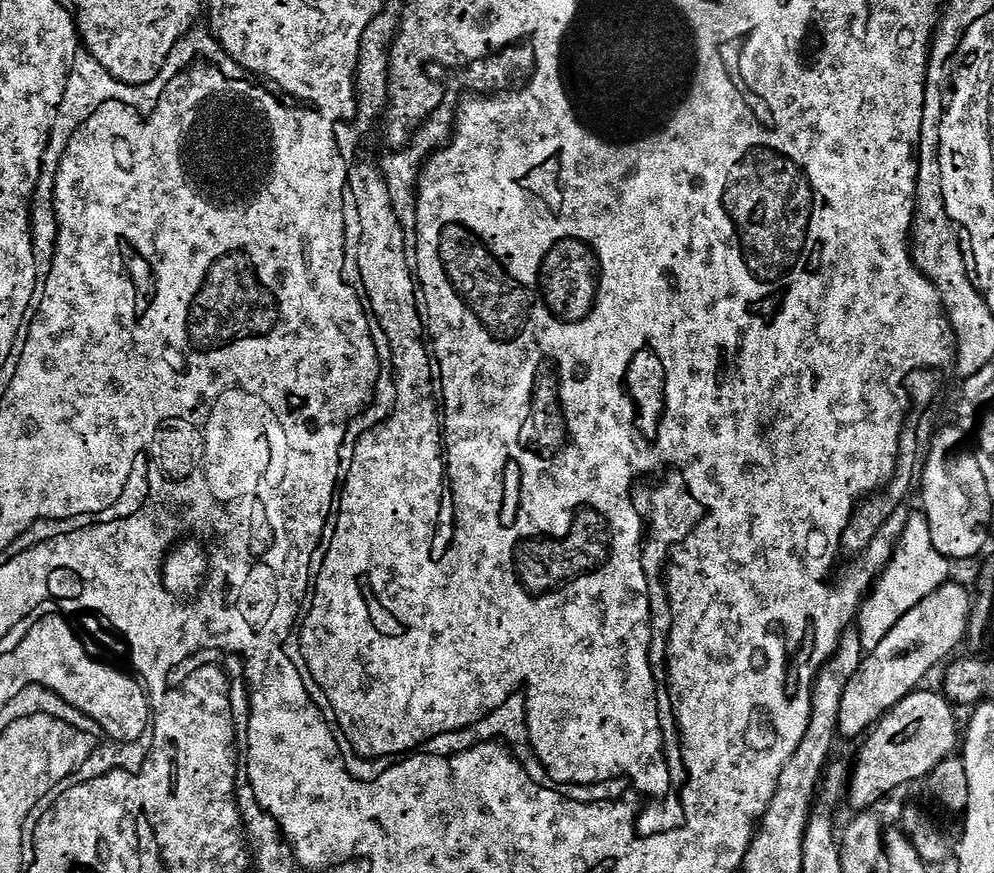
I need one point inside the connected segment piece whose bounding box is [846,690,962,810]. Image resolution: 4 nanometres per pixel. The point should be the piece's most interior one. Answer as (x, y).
(907, 743)

